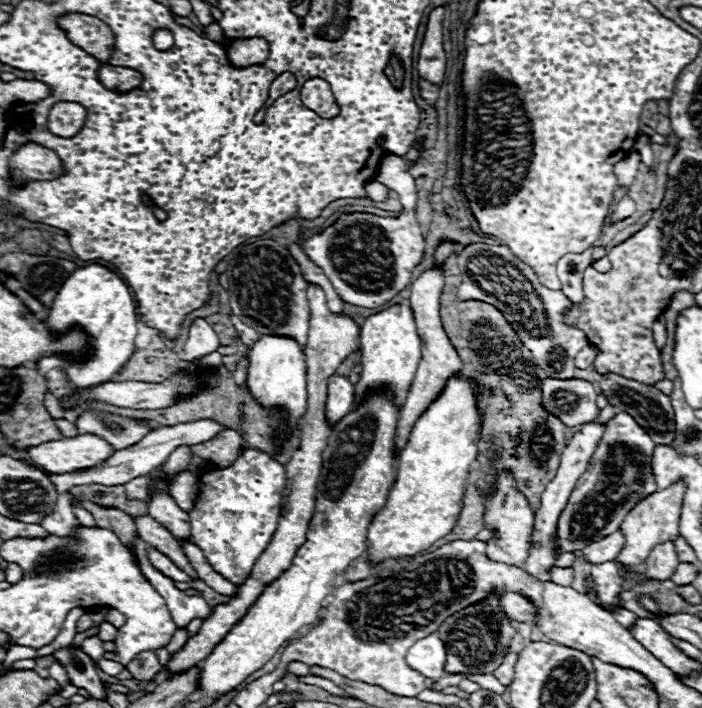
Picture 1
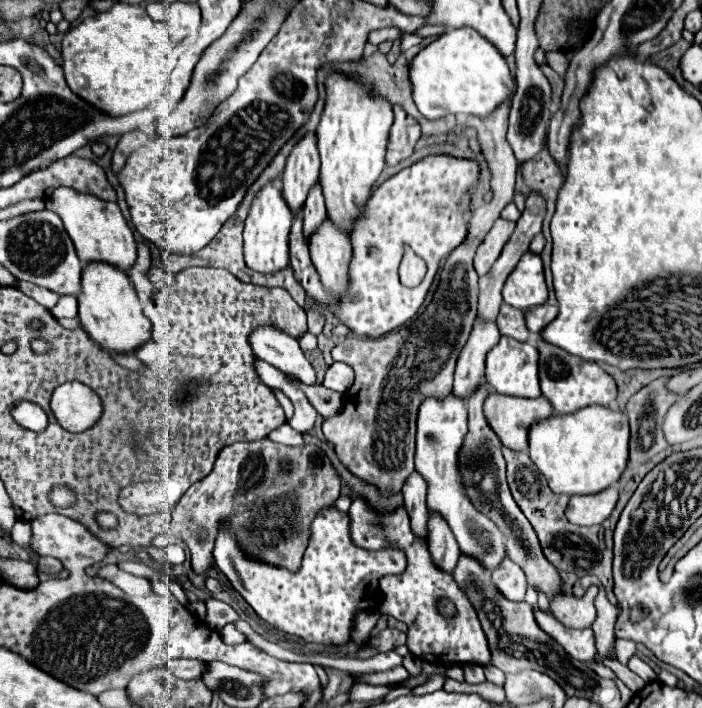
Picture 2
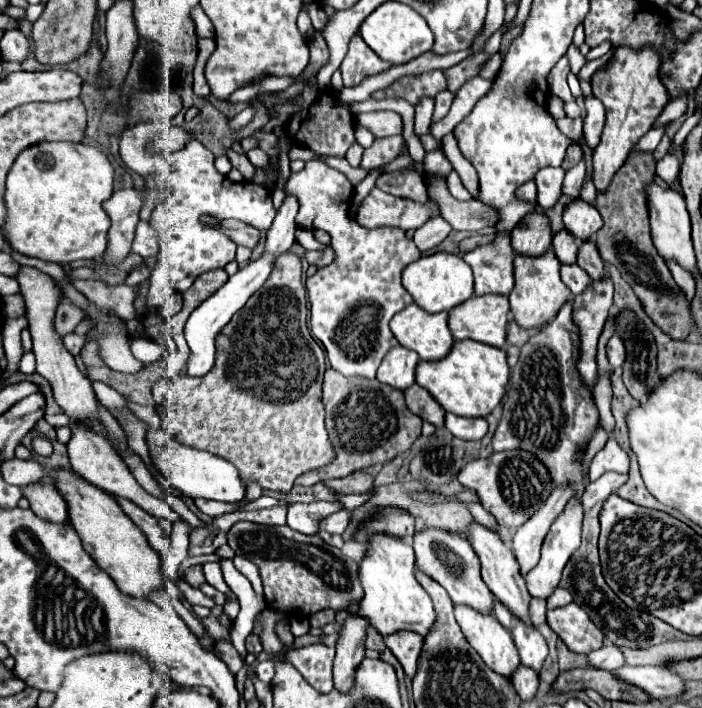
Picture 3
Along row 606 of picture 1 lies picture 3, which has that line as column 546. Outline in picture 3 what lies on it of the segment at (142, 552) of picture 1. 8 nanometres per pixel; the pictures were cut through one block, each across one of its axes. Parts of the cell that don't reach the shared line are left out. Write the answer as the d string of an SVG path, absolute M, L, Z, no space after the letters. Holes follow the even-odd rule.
M544 168L544 172L538 172L534 180L538 186L538 204L544 210L552 208L558 202L558 198L562 196L564 170L562 168Z

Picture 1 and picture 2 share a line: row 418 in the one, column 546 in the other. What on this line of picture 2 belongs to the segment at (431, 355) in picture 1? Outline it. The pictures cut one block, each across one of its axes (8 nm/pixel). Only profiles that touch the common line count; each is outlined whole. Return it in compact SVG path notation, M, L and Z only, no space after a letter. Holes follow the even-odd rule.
M490 392L484 400L484 416L500 442L510 450L528 448L528 428L534 420L554 414L552 404L544 398L516 398Z

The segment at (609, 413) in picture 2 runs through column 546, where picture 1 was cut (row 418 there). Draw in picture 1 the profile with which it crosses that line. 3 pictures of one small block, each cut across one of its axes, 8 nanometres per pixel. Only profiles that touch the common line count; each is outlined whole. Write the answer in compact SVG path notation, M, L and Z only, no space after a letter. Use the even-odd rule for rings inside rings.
M456 374L448 380L442 394L432 402L432 406L414 422L412 434L408 436L408 442L398 458L398 476L396 484L390 490L390 496L386 500L386 506L382 506L376 516L370 522L368 530L368 552L374 562L382 562L388 558L402 558L402 556L416 556L422 550L428 550L436 540L444 538L452 532L452 528L458 522L458 516L462 512L462 500L464 484L468 480L468 468L476 460L478 454L478 440L482 430L480 420L480 408L478 408L478 388L470 388L468 380L458 378L462 374Z

